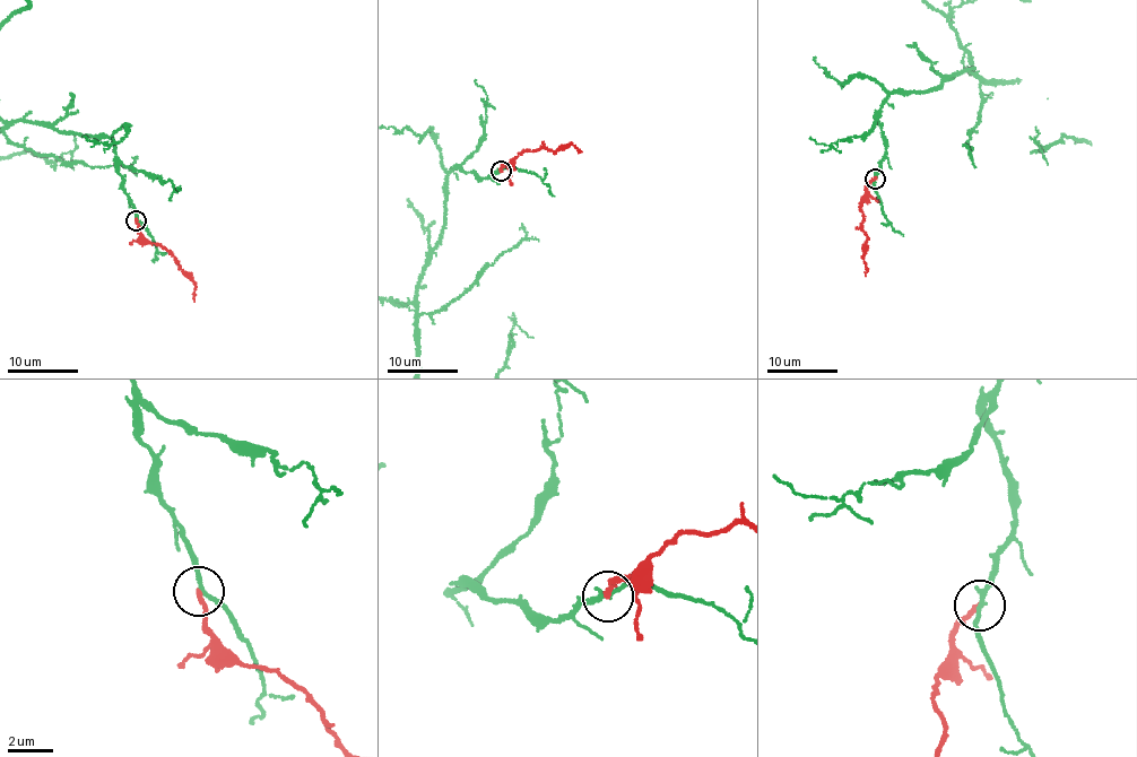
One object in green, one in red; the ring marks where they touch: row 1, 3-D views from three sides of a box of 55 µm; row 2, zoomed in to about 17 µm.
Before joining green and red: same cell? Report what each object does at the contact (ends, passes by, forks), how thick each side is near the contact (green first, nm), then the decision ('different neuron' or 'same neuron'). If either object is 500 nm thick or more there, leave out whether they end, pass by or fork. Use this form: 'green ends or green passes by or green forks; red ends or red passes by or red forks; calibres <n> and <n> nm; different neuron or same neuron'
green passes by; red ends; calibres 190 and 220 nm; different neuron

